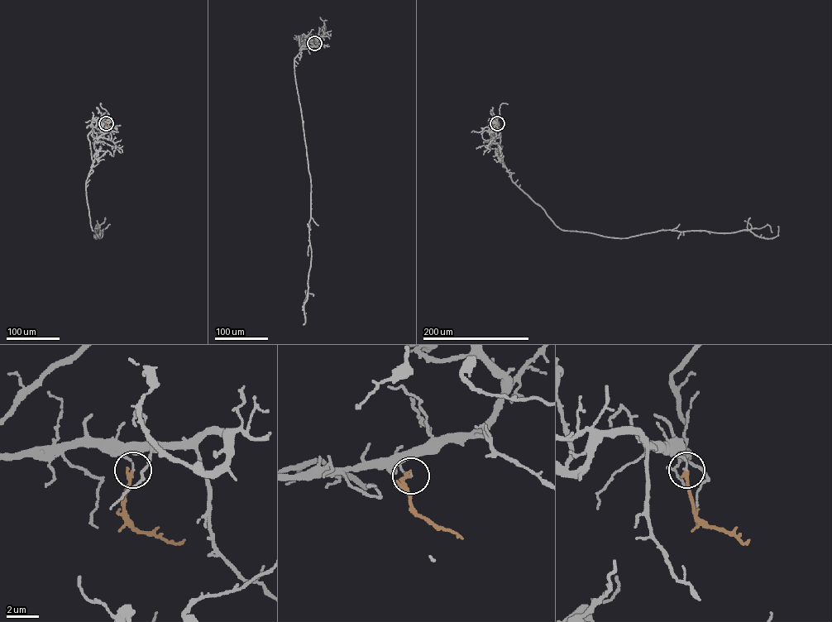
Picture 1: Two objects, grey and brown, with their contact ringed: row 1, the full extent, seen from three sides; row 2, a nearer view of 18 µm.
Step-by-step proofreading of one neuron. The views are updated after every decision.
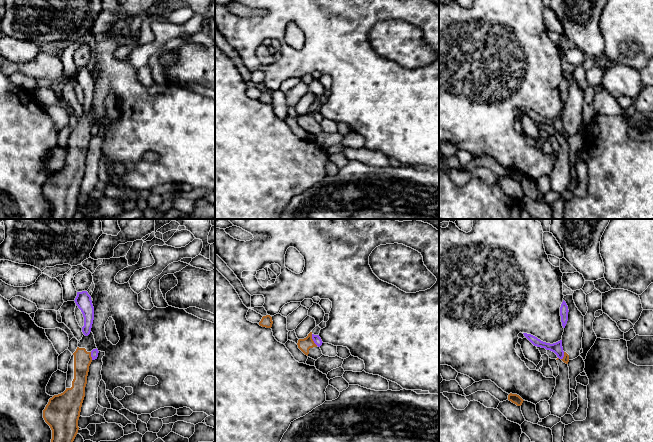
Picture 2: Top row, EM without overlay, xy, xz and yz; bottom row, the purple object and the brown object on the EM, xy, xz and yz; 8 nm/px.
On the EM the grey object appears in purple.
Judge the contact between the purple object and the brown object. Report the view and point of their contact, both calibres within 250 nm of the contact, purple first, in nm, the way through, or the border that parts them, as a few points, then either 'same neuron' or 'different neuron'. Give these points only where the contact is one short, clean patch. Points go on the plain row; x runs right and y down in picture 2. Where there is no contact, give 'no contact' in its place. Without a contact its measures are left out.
meets purple in xz at (313, 116); 70 nm thick on the purple side, 100 nm on the other; border along xz (311, 110), (312, 116), (317, 121); different neuron

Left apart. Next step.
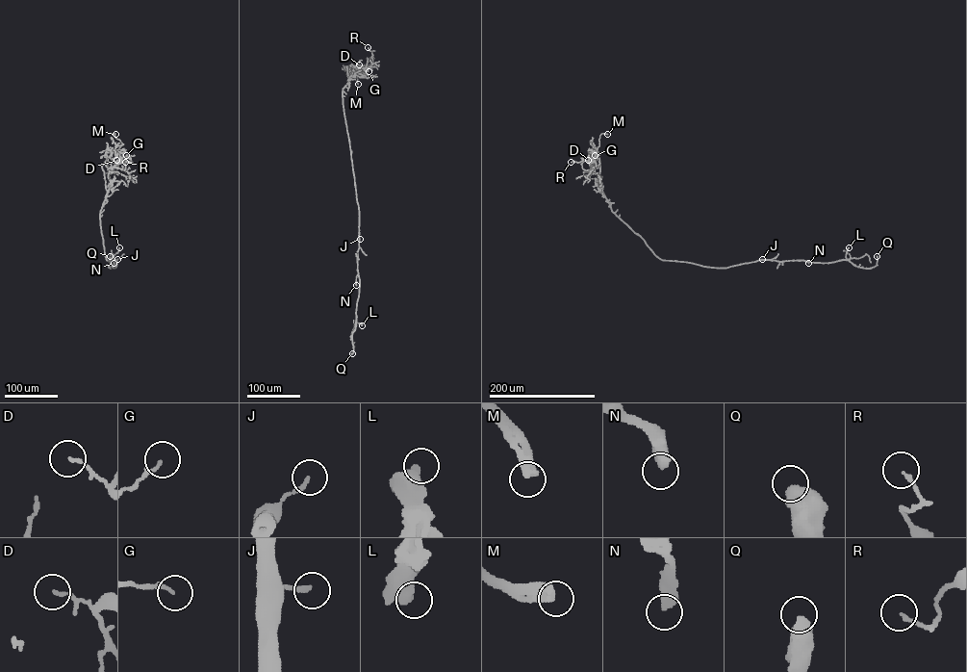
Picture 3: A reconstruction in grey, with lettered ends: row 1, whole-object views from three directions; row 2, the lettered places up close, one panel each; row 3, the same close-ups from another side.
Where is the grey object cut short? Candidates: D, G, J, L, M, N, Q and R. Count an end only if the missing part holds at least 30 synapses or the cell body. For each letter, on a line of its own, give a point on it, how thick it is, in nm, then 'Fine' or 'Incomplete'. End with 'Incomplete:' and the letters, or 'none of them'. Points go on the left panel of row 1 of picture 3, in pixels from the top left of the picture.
D: Place: (116, 160). Thickness 120 nm. Fine
G: Place: (126, 155). Thickness 140 nm. Fine
J: Place: (117, 259). Thickness 160 nm. Fine
L: Place: (119, 247). Thickness 550 nm. Fine
M: Place: (115, 134). Thickness 480 nm. Incomplete
N: Place: (114, 263). Thickness 480 nm. Fine
Q: Place: (110, 256). Thickness 600 nm. Fine
R: Place: (125, 162). Thickness 140 nm. Fine
Incomplete: M

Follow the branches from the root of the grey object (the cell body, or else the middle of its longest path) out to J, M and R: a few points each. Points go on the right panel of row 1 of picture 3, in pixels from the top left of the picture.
J: (690, 263), (725, 268), (762, 259)
M: (690, 263), (660, 259), (612, 211), (597, 182), (599, 170), (597, 150), (598, 139), (601, 134), (607, 134)
R: (690, 263), (657, 257), (612, 211), (597, 182), (599, 168), (593, 167), (588, 157), (579, 162), (571, 162)

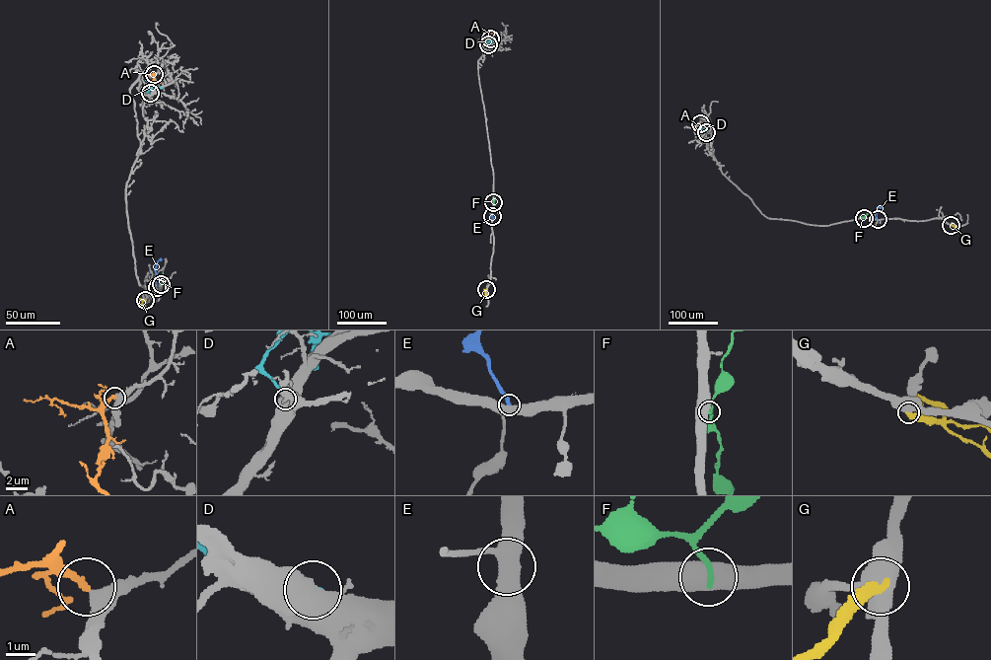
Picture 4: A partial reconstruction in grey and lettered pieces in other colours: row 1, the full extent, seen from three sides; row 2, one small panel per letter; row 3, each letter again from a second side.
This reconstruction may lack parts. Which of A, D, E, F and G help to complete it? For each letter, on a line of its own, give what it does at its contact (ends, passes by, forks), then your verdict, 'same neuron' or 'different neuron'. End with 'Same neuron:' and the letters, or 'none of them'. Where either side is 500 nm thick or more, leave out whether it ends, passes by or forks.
A: it ends there; same neuron
D: different neuron
E: it ends there; different neuron
F: different neuron
G: different neuron
Same neuron: A

